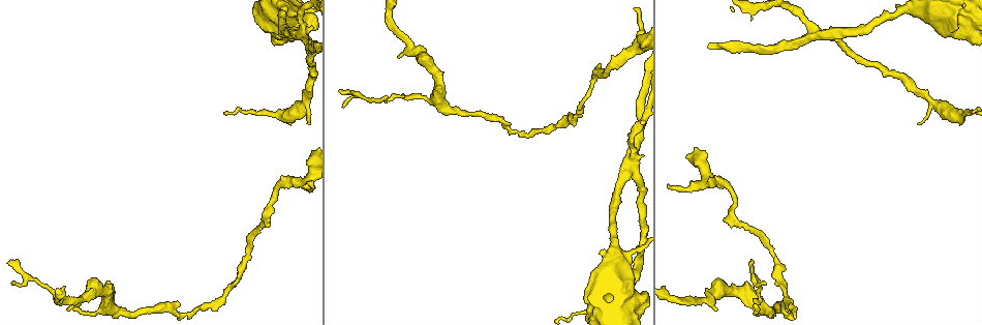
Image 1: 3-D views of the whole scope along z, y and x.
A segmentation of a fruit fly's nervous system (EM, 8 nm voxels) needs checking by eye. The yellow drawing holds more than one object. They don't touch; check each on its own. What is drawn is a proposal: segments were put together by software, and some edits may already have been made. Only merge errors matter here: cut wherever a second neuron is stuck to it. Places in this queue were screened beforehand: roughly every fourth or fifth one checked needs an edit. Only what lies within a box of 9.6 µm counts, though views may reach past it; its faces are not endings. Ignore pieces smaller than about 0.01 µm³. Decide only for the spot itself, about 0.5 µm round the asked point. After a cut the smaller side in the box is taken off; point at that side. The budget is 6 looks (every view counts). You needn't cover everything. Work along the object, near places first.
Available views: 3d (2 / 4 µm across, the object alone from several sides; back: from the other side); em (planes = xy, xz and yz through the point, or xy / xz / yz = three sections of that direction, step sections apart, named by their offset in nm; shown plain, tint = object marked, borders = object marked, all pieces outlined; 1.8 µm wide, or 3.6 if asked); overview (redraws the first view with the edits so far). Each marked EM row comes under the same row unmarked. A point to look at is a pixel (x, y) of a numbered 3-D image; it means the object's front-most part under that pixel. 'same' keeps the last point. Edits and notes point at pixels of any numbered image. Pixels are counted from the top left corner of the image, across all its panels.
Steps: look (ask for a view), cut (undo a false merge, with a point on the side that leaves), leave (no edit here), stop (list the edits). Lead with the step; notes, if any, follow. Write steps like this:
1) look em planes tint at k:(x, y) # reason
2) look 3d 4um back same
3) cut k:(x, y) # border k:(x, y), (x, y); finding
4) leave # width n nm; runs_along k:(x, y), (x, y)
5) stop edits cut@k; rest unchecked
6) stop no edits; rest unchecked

look 3d 2um at 1:(627, 174) # abrupt turn

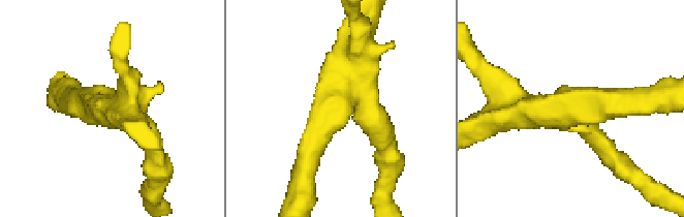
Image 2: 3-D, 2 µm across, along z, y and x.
look em xy step 16 tint at 2:(342, 103) # shape alone is not enough

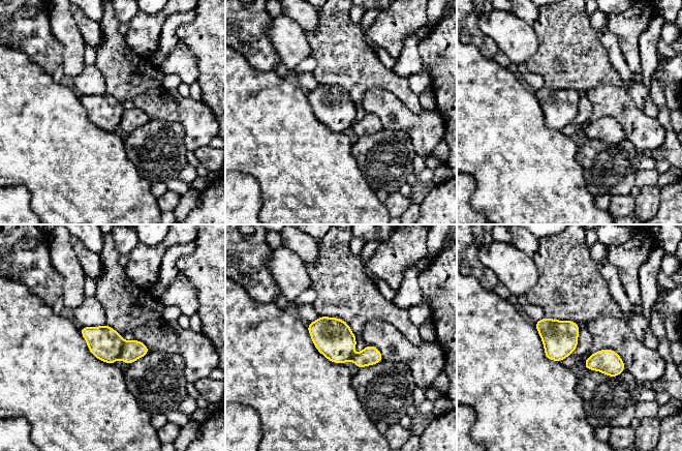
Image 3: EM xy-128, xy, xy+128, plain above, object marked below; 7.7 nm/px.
look em xz step 8 borders same

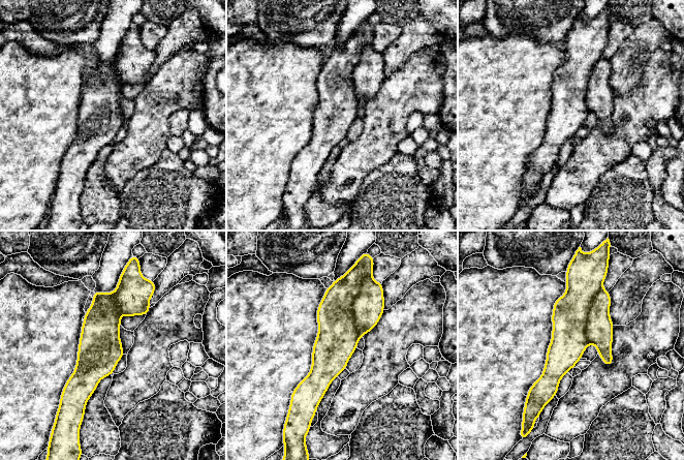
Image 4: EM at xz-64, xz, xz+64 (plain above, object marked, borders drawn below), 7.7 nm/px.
cut 4:(599, 326) # part_leaving 4:(602, 293), (601, 337), (608, 363); a second neuron is stuck on

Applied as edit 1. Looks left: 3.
look 3d 4um at 1:(949, 18) # thick turns thin

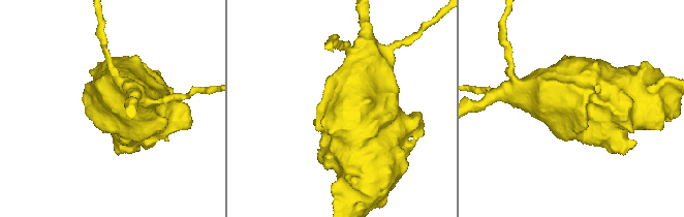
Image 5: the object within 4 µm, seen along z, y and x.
look em 3.6um planes tint at 5:(577, 112) # shape alone is not enough

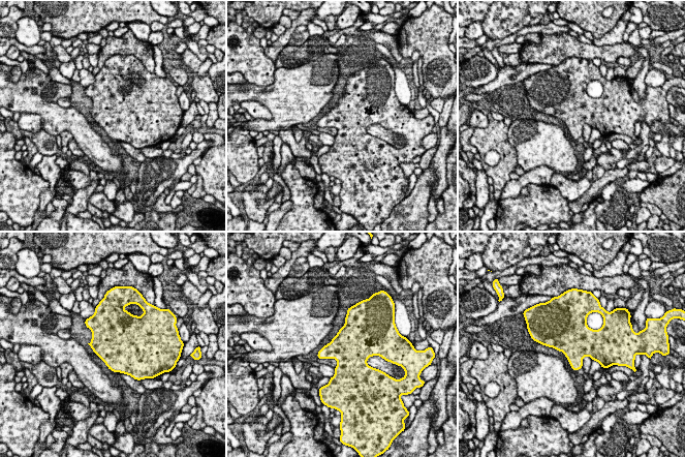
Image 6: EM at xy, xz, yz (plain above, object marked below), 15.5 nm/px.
leave # continuous, no second neuron

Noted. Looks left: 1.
look em planes tint at 1:(704, 302) # sudden change in width

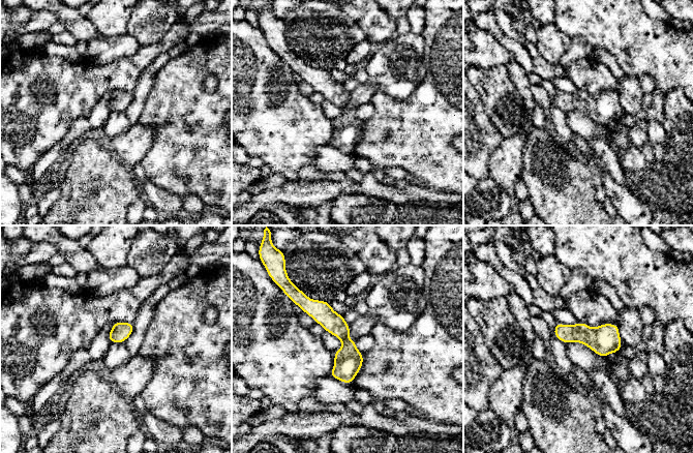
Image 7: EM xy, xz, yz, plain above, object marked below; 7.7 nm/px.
leave # width 150 nm; runs_along 7:(300, 302), (342, 334), (349, 381); continuous, no second neuron

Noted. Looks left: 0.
stop edits cut@4; rest unchecked

